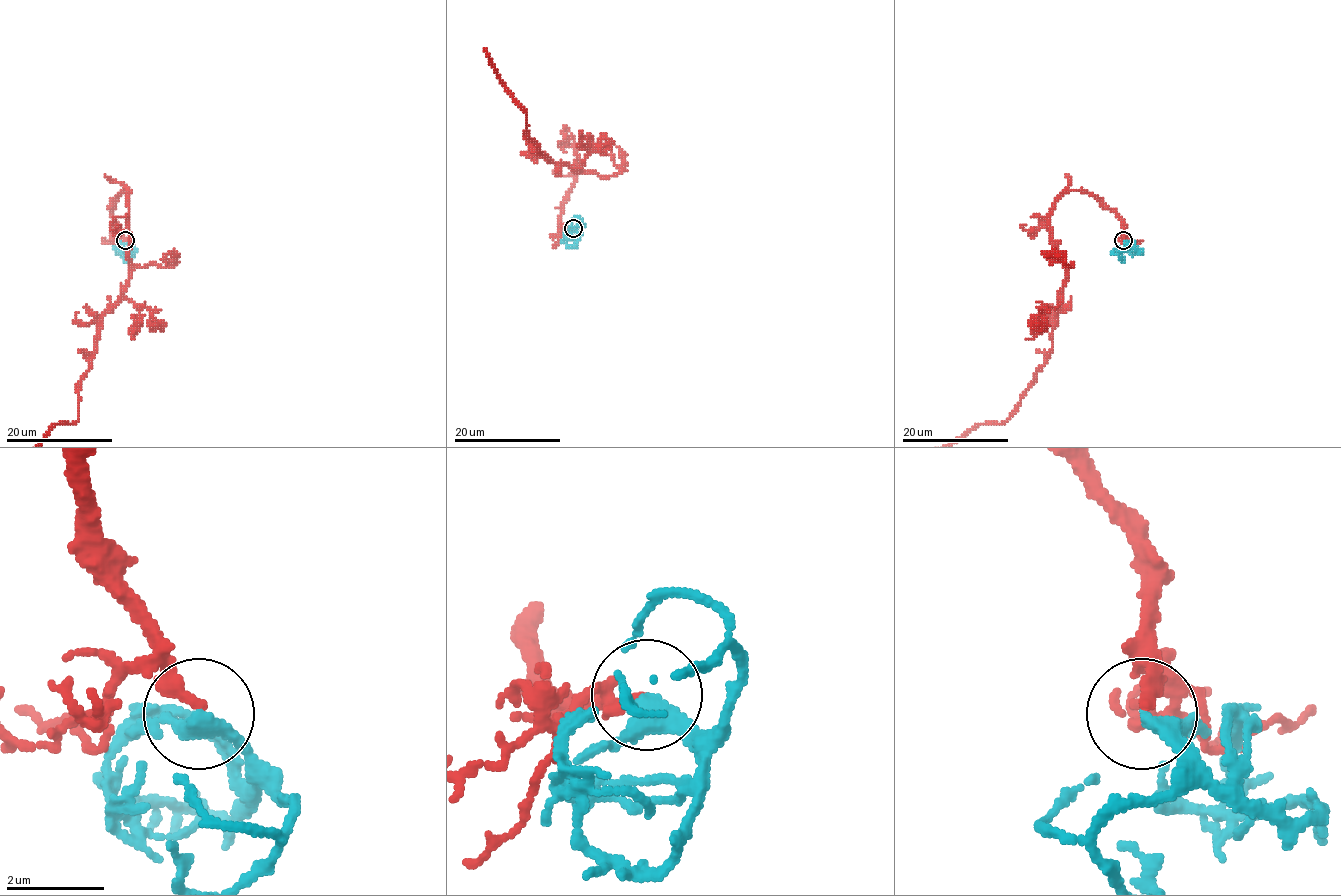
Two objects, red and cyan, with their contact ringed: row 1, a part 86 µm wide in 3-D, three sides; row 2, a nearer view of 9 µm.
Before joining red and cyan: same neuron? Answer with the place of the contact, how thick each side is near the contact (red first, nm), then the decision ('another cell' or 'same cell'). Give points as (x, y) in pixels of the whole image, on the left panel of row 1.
(125, 240) | 280/340 nm | same cell

